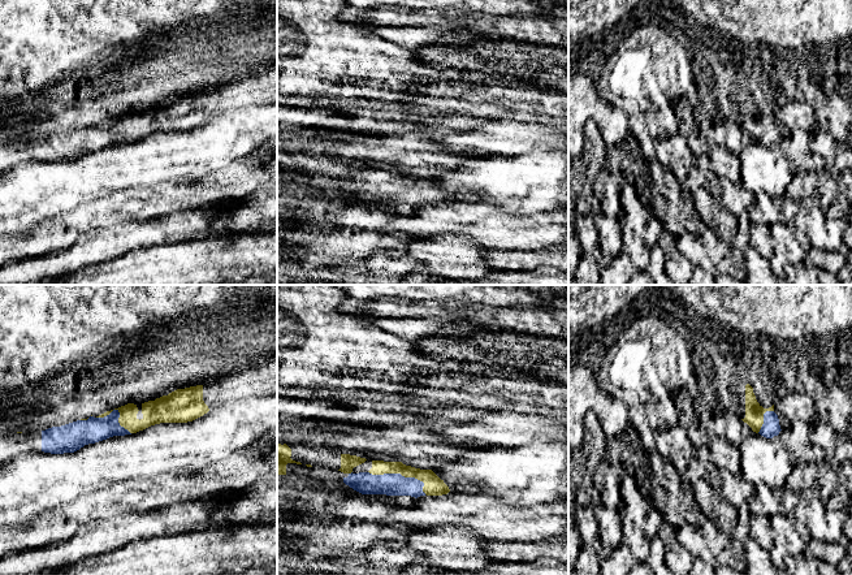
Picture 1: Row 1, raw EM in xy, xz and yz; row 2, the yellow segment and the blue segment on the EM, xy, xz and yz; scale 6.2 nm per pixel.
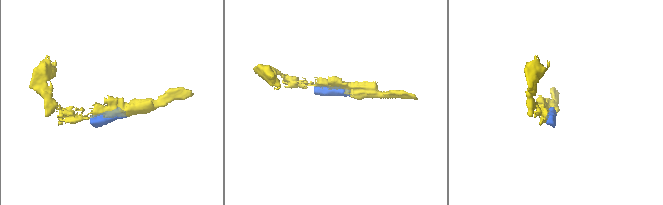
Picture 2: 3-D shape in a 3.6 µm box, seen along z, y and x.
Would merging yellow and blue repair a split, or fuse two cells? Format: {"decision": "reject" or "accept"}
{"decision": "accept"}

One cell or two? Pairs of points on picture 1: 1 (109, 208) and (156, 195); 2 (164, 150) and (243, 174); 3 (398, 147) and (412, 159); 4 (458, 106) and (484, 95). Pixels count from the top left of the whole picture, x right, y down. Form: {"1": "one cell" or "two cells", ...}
{"1": "one cell", "2": "two cells", "3": "one cell", "4": "one cell"}

